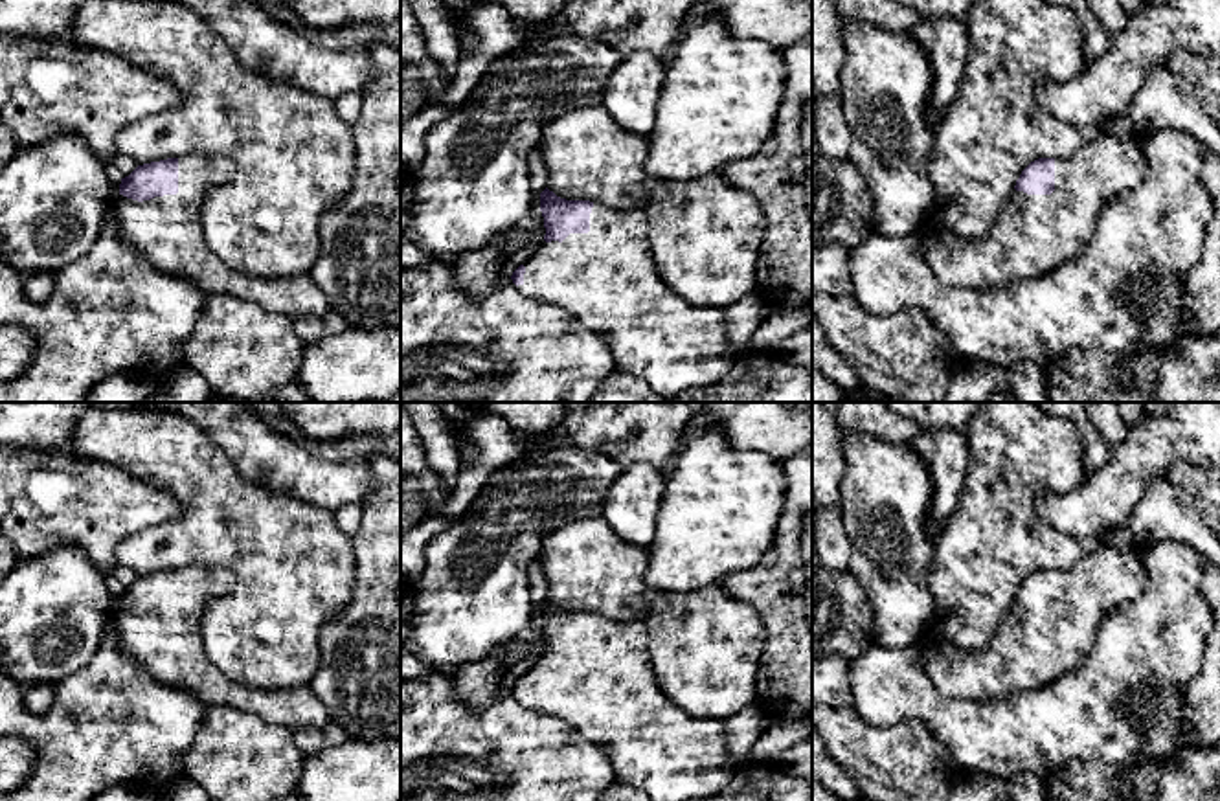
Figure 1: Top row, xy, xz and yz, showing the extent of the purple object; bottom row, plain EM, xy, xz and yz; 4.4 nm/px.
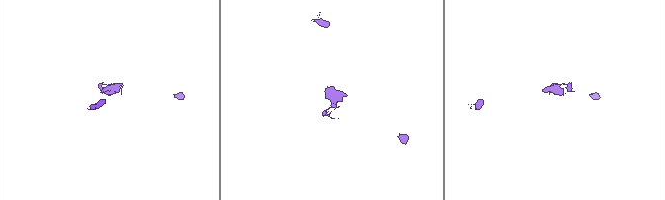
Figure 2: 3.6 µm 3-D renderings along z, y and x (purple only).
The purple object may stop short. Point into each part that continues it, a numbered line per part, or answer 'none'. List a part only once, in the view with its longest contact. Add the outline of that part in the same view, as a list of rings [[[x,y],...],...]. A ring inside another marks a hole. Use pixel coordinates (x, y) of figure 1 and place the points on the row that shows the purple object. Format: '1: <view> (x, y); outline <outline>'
1: xy (168, 230); outline [[[222,154],[178,158],[178,193],[132,200],[119,195],[112,208],[123,243],[147,255],[164,274],[191,281],[206,296],[235,296],[266,312],[325,316],[331,303],[311,274],[257,277],[228,268],[204,243],[200,208],[206,193],[228,184],[235,164]]]

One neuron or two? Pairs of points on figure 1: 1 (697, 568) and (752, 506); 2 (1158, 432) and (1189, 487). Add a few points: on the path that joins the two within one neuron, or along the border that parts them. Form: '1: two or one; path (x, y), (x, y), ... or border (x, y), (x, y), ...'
1: one; path (711, 553), (730, 535), (730, 528), (737, 520)
2: two; border (1200, 465), (1176, 463), (1165, 476)

